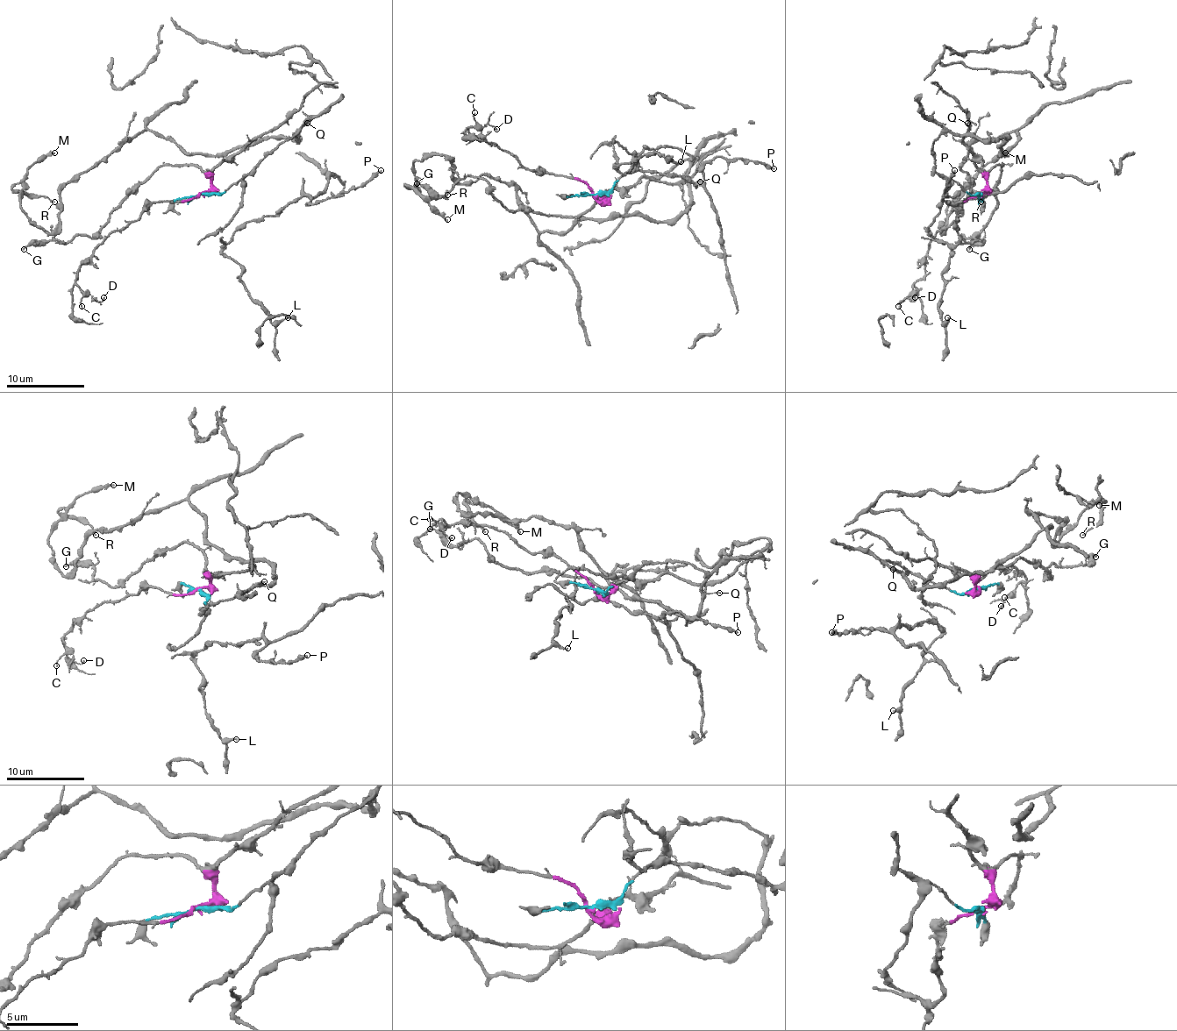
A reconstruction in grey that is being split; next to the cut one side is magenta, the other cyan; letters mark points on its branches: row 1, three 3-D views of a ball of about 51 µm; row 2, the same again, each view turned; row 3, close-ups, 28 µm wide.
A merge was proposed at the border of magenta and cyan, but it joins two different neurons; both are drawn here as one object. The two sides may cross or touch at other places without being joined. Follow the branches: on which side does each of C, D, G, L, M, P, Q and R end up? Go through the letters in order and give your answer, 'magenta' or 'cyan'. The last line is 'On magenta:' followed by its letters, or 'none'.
C: magenta
D: magenta
G: magenta
L: cyan
M: cyan
P: cyan
Q: cyan
R: cyan
On magenta: C, D, G

